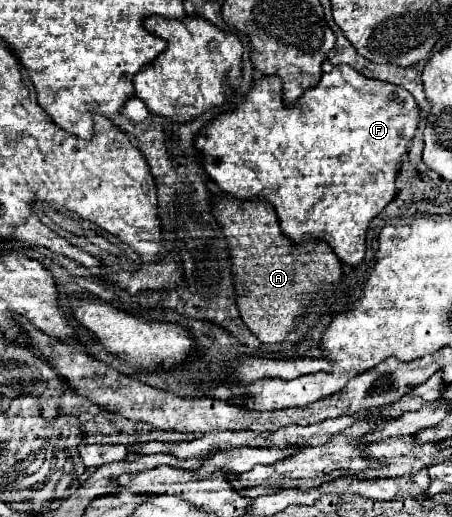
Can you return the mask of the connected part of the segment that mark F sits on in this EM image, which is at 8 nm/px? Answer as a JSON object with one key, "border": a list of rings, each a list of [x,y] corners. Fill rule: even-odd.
{"border":[[[335,66],[331,72],[323,72],[319,84],[315,88],[307,90],[293,106],[285,106],[283,104],[282,81],[277,75],[255,78],[253,84],[251,84],[251,90],[245,96],[245,100],[235,110],[219,114],[215,120],[211,120],[197,134],[197,138],[195,138],[195,150],[201,154],[201,164],[203,164],[205,172],[209,174],[209,178],[221,190],[225,190],[225,192],[229,192],[229,194],[233,194],[237,198],[263,196],[267,202],[271,202],[275,206],[281,230],[291,240],[301,242],[305,236],[321,238],[321,240],[325,240],[333,248],[333,252],[339,256],[341,262],[345,262],[349,266],[357,266],[363,260],[363,256],[365,256],[365,232],[367,232],[369,222],[395,198],[397,162],[403,160],[403,156],[407,154],[407,148],[409,148],[411,138],[415,136],[417,124],[419,124],[419,110],[417,110],[417,104],[415,104],[413,96],[405,88],[399,88],[399,86],[389,84],[389,82],[379,82],[379,80],[365,78],[361,72],[353,70],[351,66]]]}

